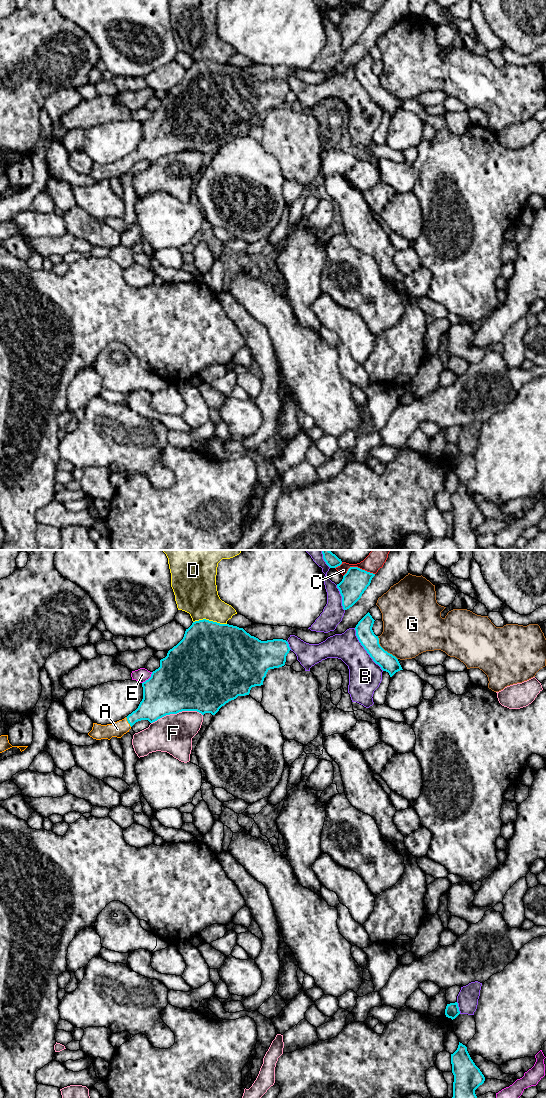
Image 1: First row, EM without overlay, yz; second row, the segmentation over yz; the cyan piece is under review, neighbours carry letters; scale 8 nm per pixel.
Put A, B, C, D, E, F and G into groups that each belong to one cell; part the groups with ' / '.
A / B / C / D / E / F / G

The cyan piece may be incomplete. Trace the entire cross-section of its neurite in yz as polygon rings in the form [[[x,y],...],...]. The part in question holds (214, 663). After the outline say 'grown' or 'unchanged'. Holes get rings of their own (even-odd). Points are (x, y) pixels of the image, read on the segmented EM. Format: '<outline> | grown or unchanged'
[[[206,619],[195,621],[186,629],[183,639],[160,660],[160,667],[142,683],[143,699],[138,708],[112,724],[93,723],[88,735],[96,740],[121,738],[138,721],[153,723],[182,711],[215,715],[229,701],[249,695],[252,687],[263,685],[270,669],[285,665],[290,650],[283,639],[261,641],[237,626]]] | grown

